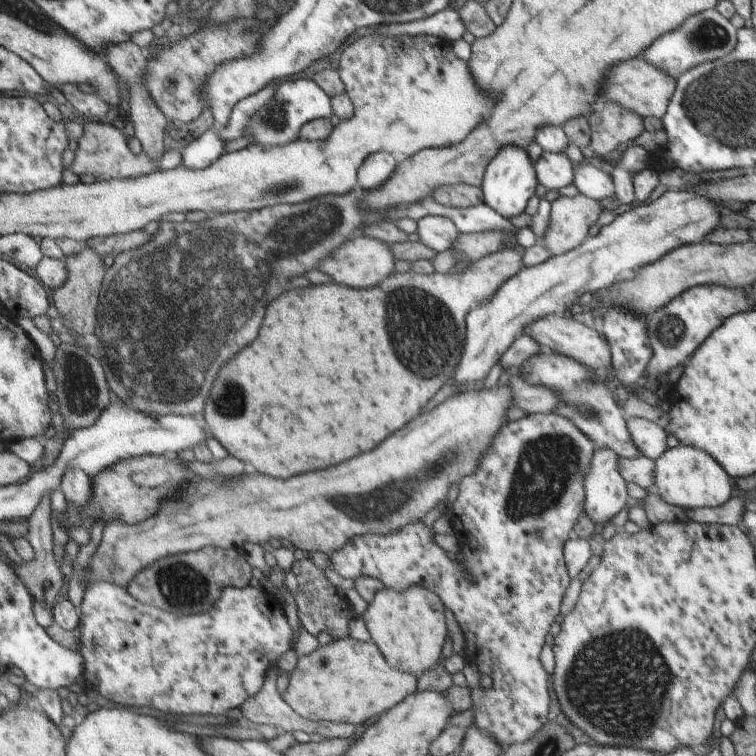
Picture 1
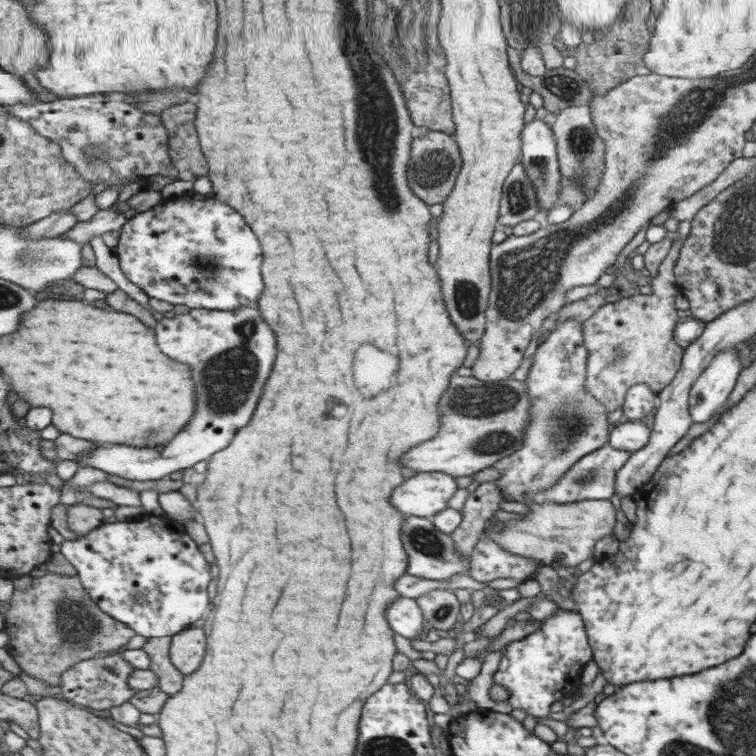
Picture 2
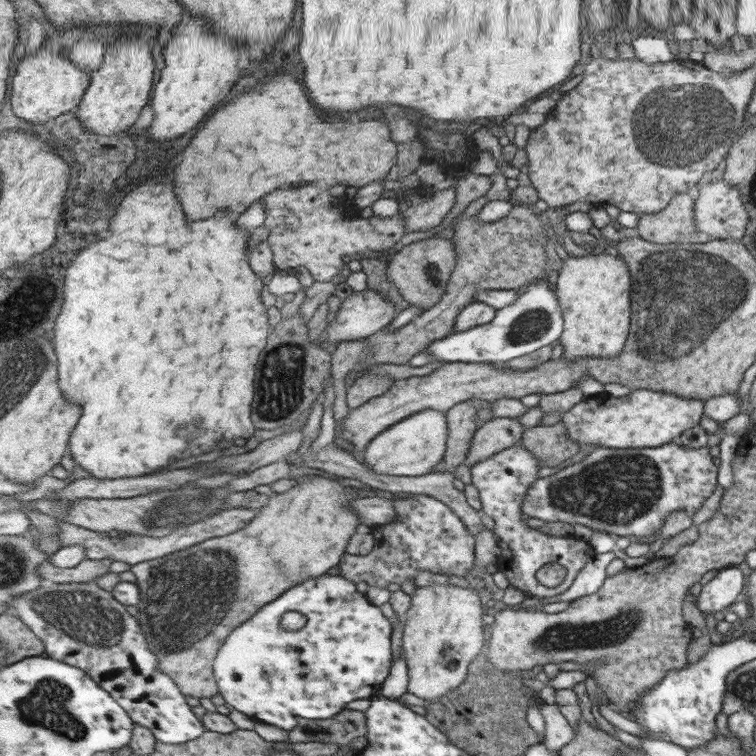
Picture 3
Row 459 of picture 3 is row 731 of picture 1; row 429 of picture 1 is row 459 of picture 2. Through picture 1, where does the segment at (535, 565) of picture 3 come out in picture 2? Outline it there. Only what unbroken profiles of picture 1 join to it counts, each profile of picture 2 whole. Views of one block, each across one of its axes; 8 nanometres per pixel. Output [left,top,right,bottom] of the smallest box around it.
[496,319,608,504]

